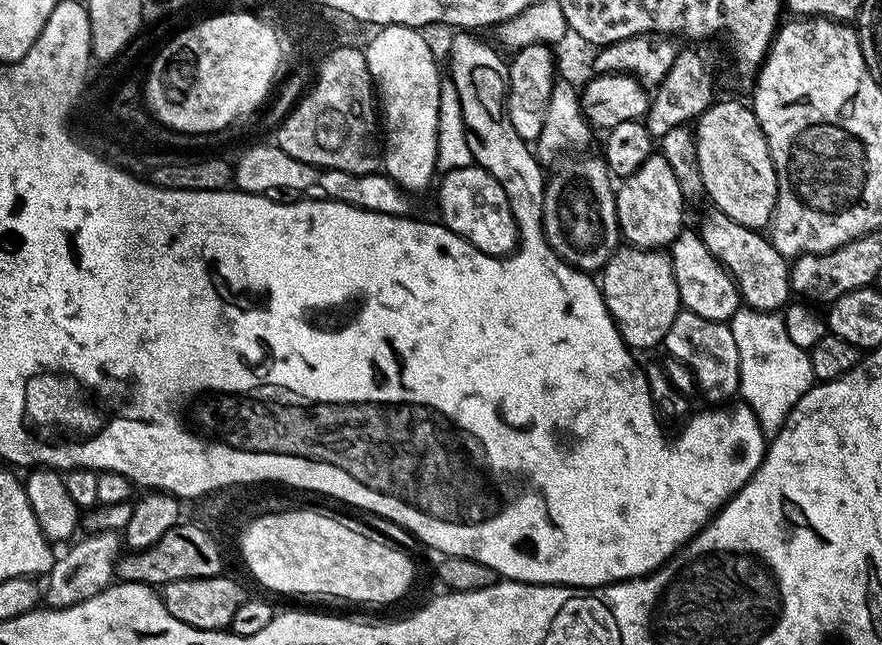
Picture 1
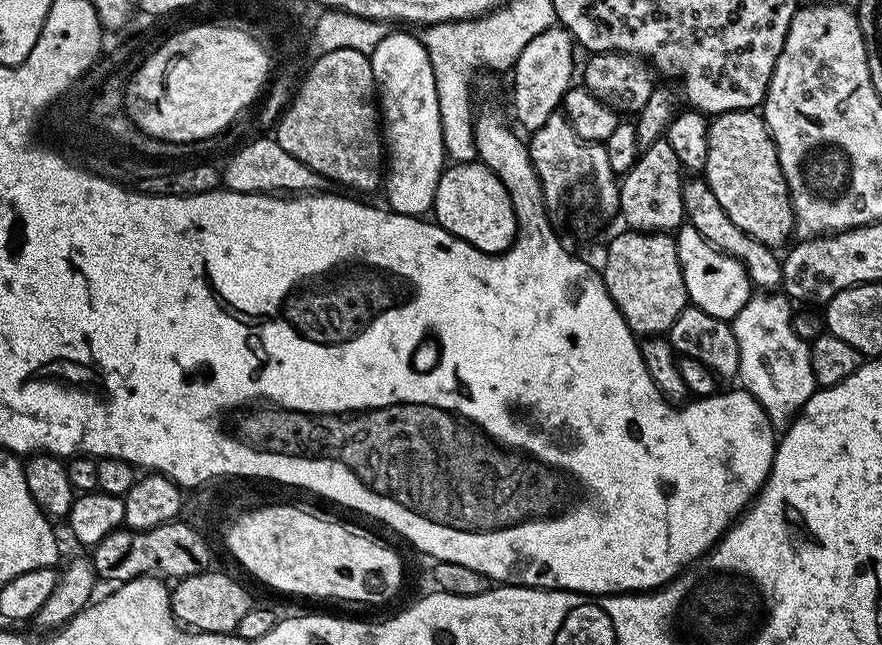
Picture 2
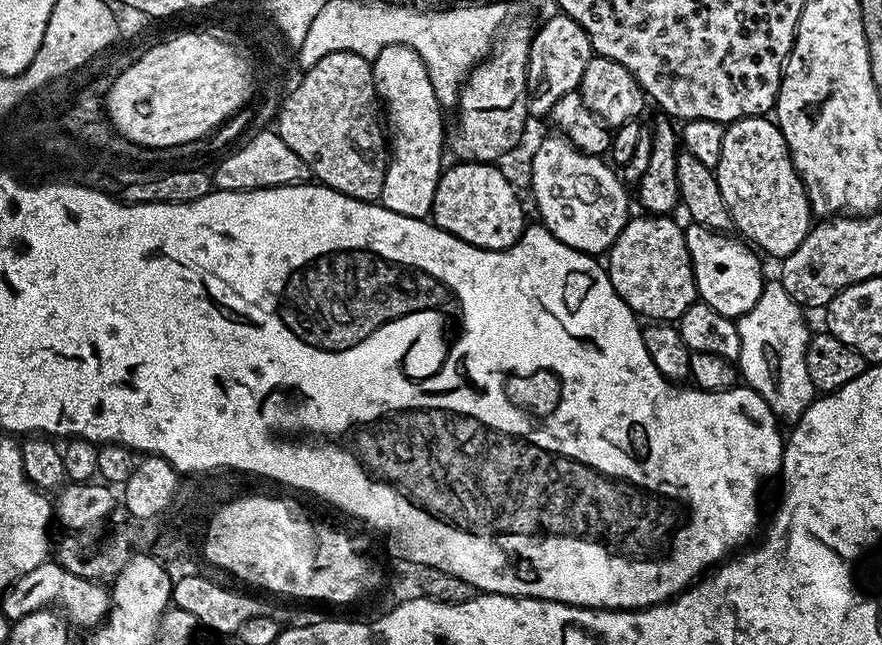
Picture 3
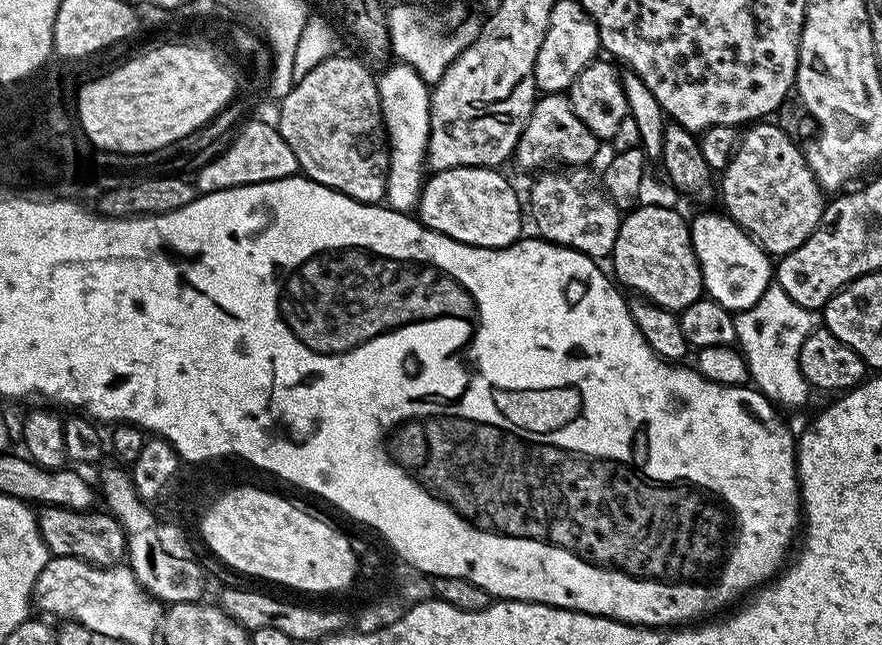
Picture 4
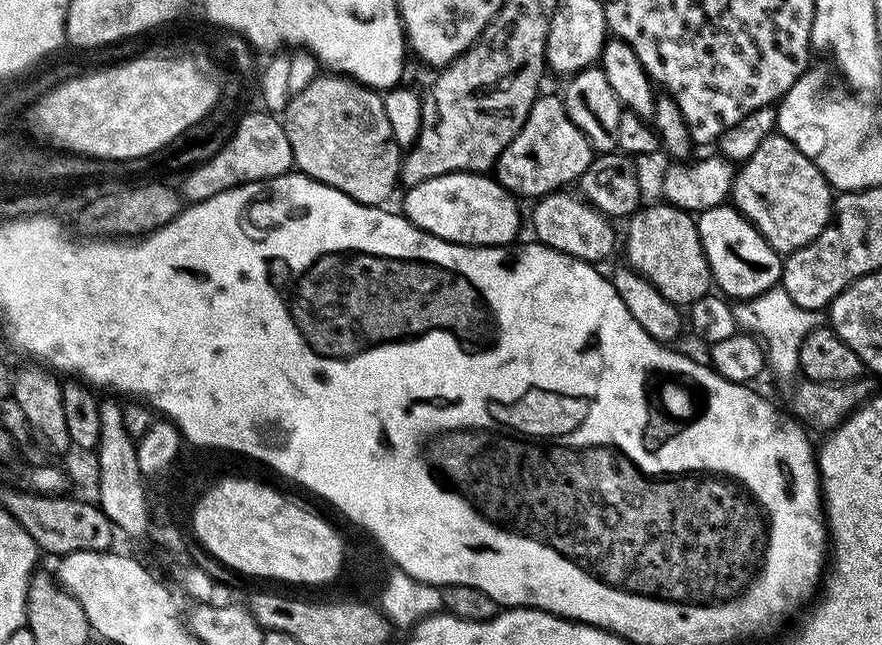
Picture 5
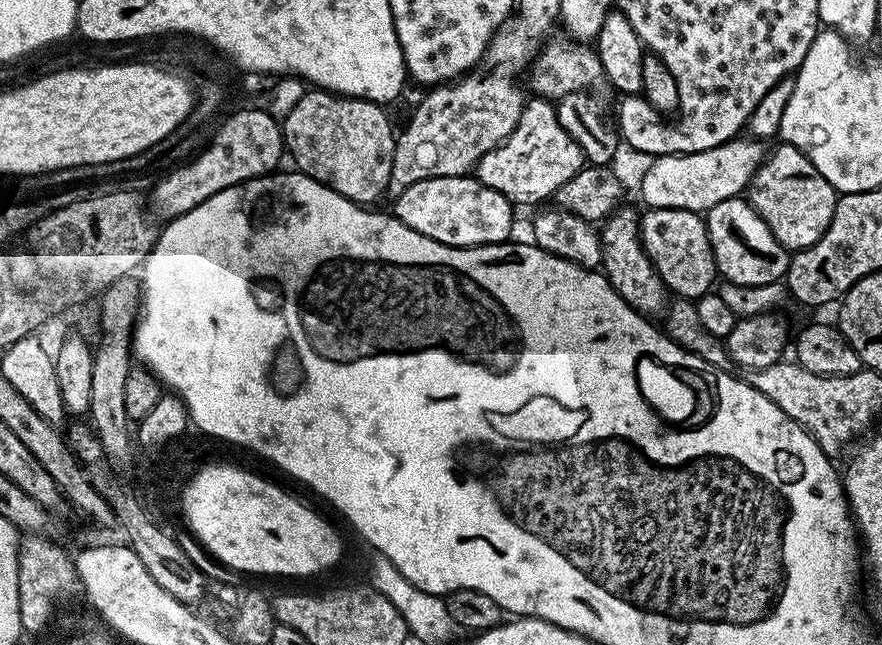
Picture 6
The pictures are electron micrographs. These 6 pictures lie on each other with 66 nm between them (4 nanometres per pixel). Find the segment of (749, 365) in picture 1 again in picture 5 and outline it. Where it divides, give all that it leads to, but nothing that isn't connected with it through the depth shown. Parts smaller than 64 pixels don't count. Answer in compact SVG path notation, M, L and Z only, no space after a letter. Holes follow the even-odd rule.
M782 286L764 291L752 299L735 301L732 313L739 329L762 341L769 369L772 368L782 378L788 378L799 371L801 346L806 334L812 329L823 327L828 320L823 309L798 306Z

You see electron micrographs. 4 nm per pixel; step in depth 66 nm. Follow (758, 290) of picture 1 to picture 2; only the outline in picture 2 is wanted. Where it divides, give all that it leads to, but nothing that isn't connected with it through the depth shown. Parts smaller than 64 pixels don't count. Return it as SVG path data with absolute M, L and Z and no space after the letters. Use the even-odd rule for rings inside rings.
M692 174L685 179L682 186L682 206L686 223L694 226L694 230L698 230L698 234L702 234L706 242L710 242L718 250L742 262L746 274L752 279L753 289L776 290L781 287L784 279L781 257L779 255L776 257L777 253L773 249L765 248L762 242L758 242L758 238L746 234L746 230L741 230L739 226L734 226L734 222L730 222L730 214L722 210L718 197L715 196L714 190L710 190L703 175Z

